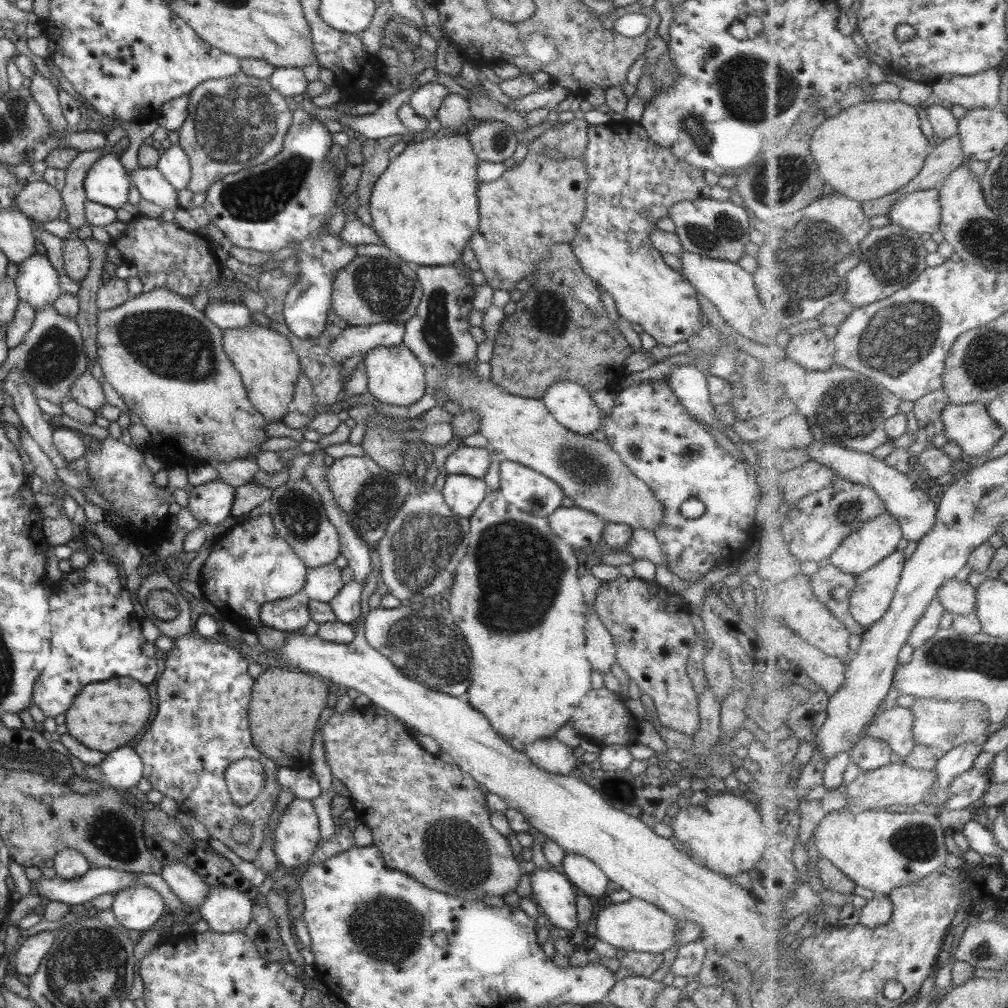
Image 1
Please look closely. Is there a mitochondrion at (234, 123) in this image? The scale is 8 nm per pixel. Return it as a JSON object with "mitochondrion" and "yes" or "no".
{"mitochondrion":"yes"}

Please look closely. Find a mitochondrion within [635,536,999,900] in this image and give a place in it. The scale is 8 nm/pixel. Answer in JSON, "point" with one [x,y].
{"point":[917,842]}

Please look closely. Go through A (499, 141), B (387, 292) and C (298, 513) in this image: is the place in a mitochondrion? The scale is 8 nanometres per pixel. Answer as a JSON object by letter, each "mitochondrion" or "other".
{"A":"mitochondrion","B":"mitochondrion","C":"mitochondrion"}

